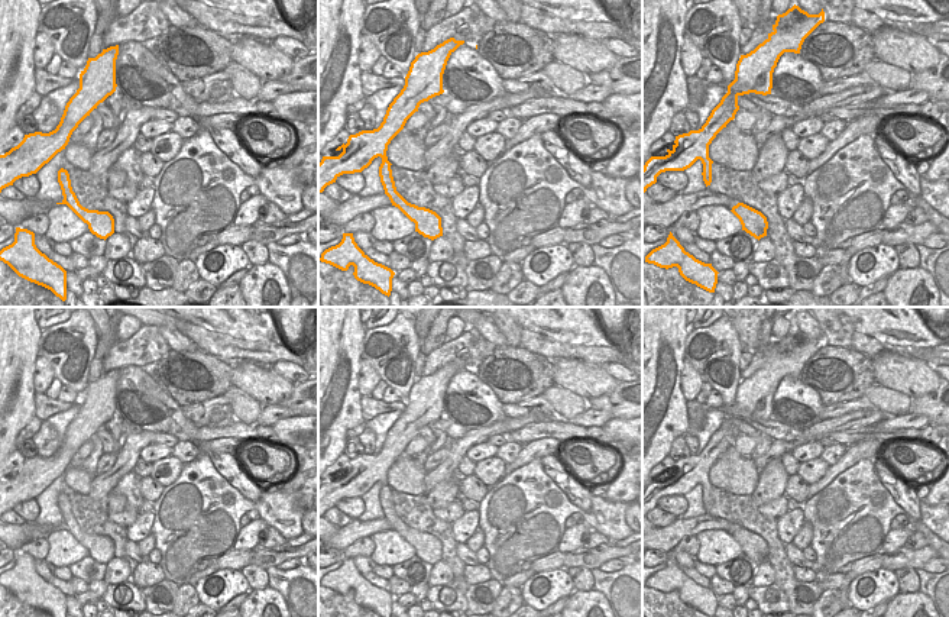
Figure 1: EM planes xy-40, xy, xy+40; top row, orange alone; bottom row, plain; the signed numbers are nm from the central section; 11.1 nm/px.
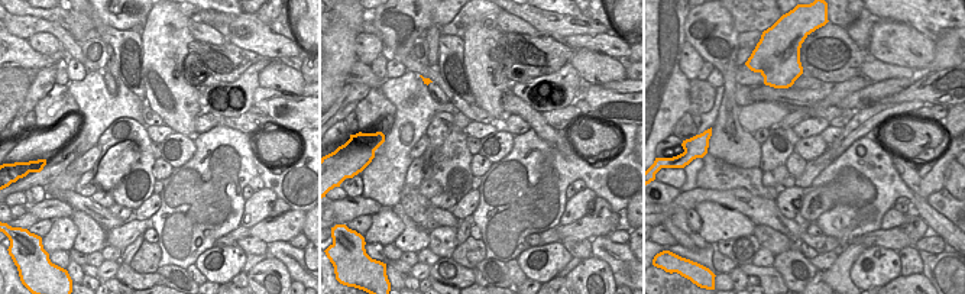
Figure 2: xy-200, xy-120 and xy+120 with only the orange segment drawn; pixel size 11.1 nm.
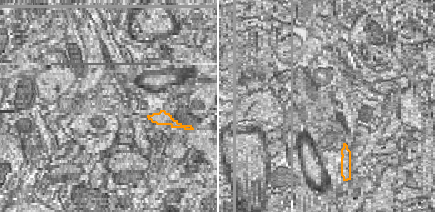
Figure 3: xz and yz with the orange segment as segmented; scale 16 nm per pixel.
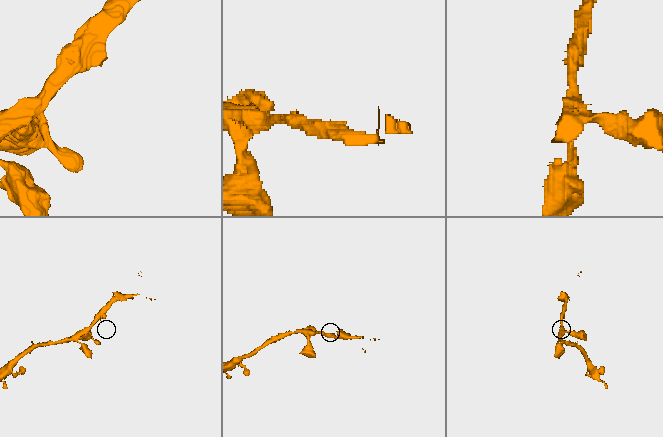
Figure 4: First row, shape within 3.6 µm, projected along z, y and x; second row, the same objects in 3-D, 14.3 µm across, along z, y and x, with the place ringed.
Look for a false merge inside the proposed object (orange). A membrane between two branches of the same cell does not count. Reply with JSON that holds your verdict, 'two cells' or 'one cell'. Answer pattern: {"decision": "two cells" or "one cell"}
{"decision": "one cell"}

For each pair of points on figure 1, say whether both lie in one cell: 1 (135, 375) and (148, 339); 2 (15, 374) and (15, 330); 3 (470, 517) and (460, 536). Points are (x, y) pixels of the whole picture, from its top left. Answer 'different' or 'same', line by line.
1: different
2: same
3: same

